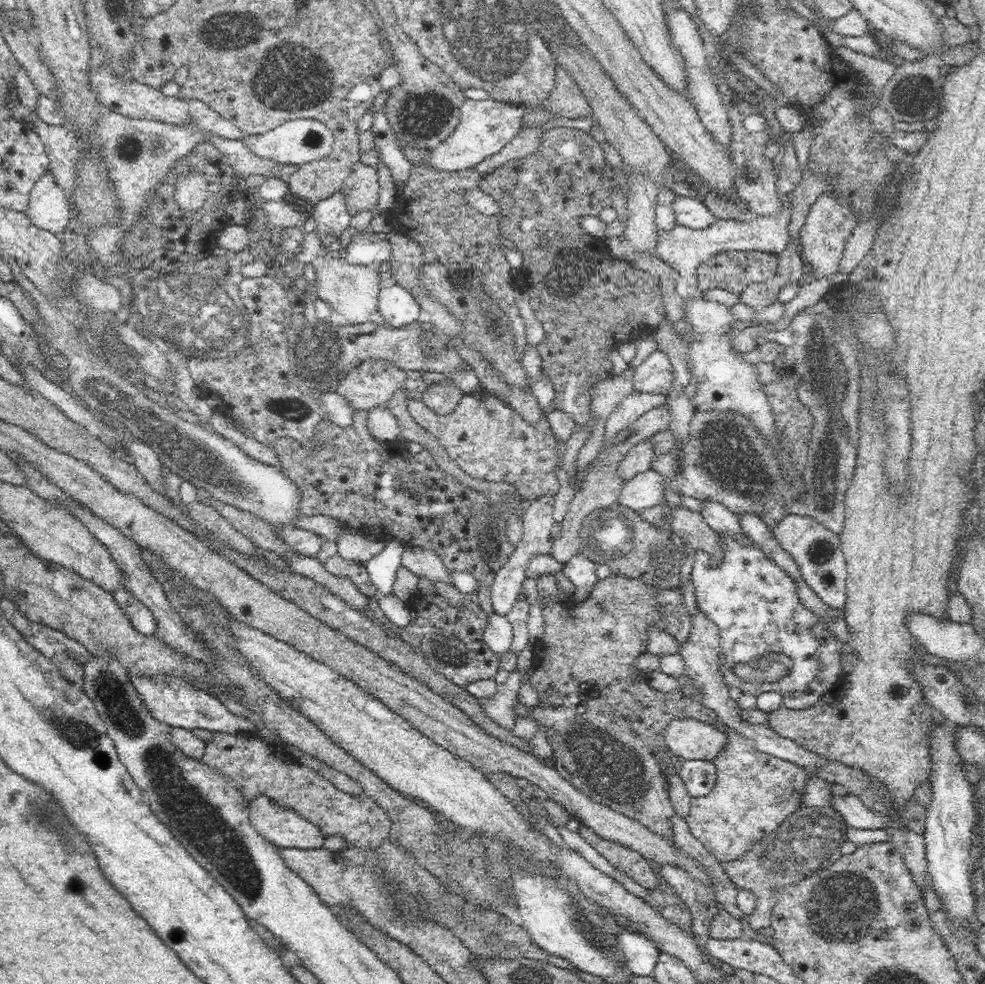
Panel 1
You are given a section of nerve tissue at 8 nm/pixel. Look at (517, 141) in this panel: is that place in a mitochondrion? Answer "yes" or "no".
no

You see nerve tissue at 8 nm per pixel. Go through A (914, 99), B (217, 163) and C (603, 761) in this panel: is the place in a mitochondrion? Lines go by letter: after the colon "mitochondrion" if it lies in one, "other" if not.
A: other
B: other
C: mitochondrion

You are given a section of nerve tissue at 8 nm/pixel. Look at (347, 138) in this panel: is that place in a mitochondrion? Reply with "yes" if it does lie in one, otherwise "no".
no

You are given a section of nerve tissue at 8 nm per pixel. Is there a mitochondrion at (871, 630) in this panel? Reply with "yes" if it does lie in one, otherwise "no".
no

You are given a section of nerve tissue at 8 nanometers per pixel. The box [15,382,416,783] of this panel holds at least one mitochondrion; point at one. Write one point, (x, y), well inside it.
(78, 734)

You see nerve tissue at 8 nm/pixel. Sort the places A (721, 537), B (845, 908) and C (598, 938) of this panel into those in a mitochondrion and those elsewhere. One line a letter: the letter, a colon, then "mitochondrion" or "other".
A: other
B: mitochondrion
C: mitochondrion

